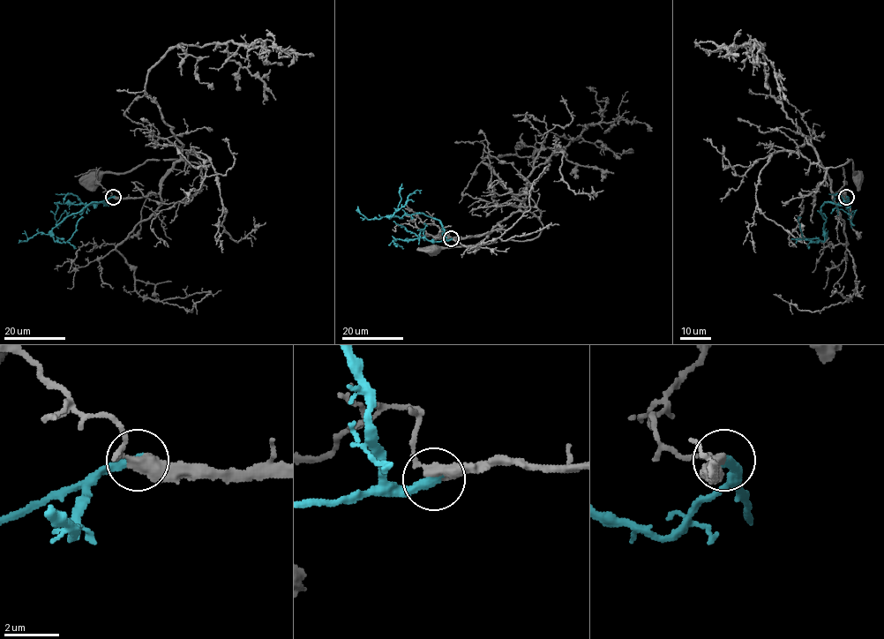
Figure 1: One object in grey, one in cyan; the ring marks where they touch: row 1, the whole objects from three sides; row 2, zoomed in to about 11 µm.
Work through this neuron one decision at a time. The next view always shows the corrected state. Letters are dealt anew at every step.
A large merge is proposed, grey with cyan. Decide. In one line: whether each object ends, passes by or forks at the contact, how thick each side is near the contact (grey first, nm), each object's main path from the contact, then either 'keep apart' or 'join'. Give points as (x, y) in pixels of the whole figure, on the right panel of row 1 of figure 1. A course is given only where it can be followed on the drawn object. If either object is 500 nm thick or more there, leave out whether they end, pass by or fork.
grey passes by; cyan ends; calibres 360 and 400 nm; course grey (847, 197), (835, 194), (830, 179), (819, 161), (823, 168), (834, 168), (851, 160), (857, 178); course cyan (847, 197), (840, 205), (825, 202), (821, 206), (823, 241), (802, 236), (797, 219), (801, 217); join

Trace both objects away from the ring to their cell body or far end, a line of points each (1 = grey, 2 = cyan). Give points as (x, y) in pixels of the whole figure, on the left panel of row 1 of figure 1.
1: (113, 197), (156, 194), (161, 179), (179, 161), (205, 168), (148, 160), (93, 178)
2: (113, 197), (109, 198), (106, 205), (92, 202), (66, 217), (52, 229), (53, 239), (66, 242), (82, 217)

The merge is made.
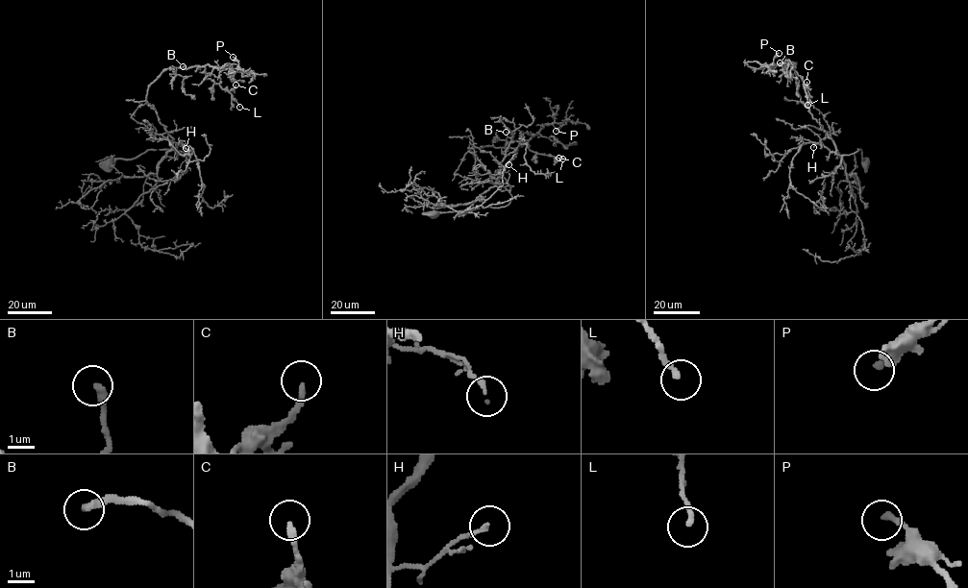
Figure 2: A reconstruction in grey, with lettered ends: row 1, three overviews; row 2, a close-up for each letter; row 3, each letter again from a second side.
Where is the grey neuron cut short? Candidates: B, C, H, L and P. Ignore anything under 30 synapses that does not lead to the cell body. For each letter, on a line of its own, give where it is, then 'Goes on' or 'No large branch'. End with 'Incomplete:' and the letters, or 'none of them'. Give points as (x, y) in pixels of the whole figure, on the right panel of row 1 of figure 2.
B: Place: (780, 62). Goes on
C: Place: (806, 82). No large branch
H: Place: (813, 147). No large branch
L: Place: (807, 105). No large branch
P: Place: (779, 53). No large branch
Incomplete: B

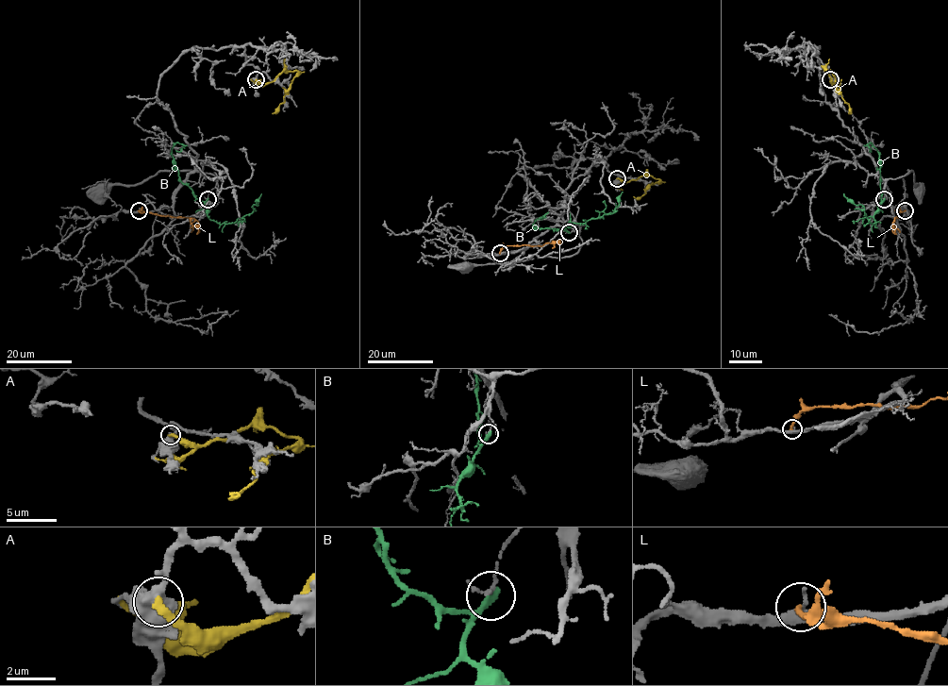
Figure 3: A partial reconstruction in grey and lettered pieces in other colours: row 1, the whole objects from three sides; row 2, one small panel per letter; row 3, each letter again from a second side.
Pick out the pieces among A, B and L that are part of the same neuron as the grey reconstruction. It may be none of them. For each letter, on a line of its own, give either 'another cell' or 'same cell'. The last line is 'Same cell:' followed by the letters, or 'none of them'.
A: another cell
B: another cell
L: another cell
Same cell: none of them

